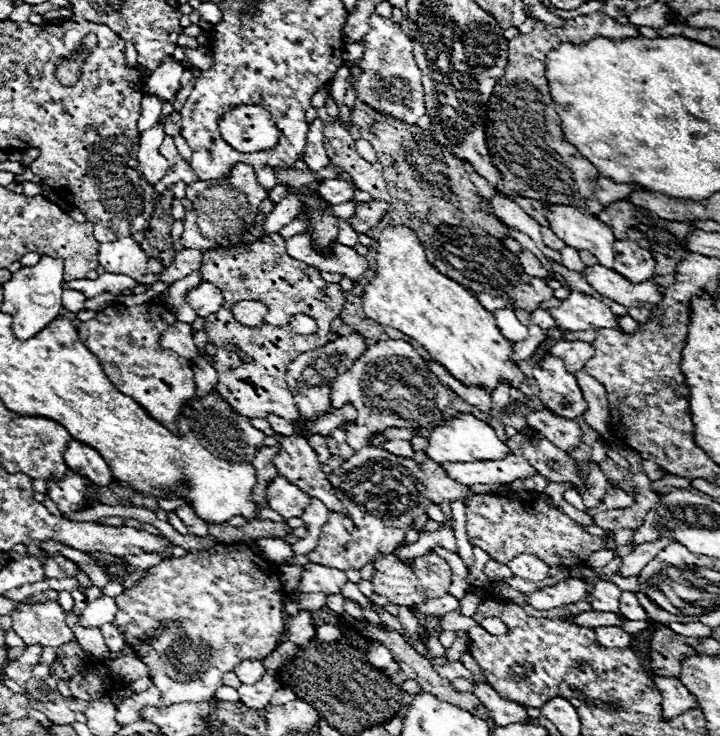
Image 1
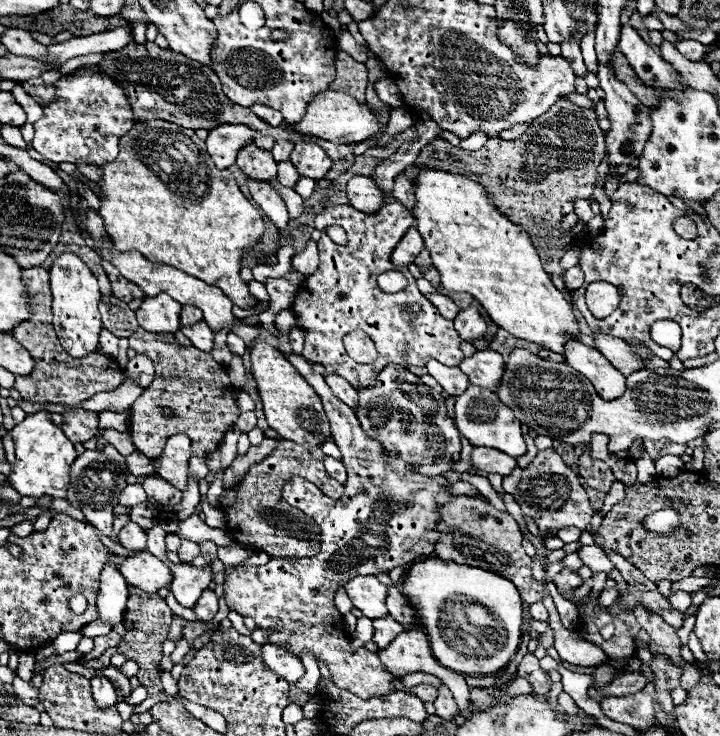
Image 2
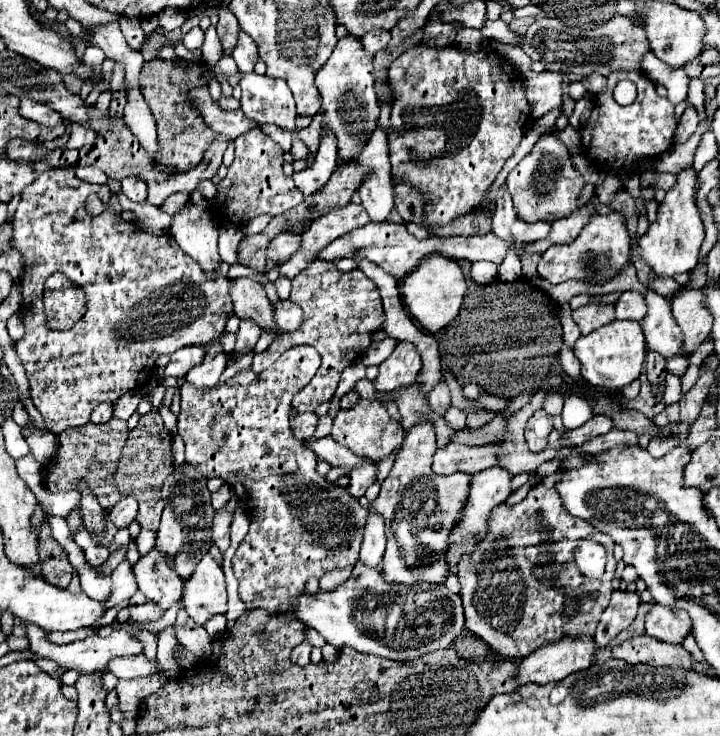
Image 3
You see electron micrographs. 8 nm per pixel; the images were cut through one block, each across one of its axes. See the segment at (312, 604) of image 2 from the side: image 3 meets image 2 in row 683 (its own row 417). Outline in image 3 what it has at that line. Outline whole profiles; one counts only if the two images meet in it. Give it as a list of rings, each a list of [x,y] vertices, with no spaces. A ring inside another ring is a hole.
[[[360,399],[358,403],[349,410],[338,410],[332,422],[332,440],[338,444],[350,448],[356,456],[370,458],[370,460],[382,460],[392,450],[398,450],[404,440],[404,430],[398,420],[392,420],[384,406],[380,402]]]

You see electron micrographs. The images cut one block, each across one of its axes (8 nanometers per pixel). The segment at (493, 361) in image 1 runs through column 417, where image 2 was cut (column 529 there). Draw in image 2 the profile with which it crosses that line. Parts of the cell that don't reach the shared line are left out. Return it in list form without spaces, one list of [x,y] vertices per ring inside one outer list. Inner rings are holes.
[[[424,170],[416,178],[414,192],[416,206],[412,212],[416,218],[416,228],[426,242],[426,250],[430,252],[446,290],[470,292],[482,304],[494,324],[508,330],[516,338],[540,344],[552,352],[562,354],[564,342],[568,338],[578,338],[578,324],[572,312],[572,304],[556,290],[548,272],[542,268],[542,260],[532,246],[528,232],[498,212],[494,198],[484,190],[484,186],[462,174],[452,174],[446,170]]]

